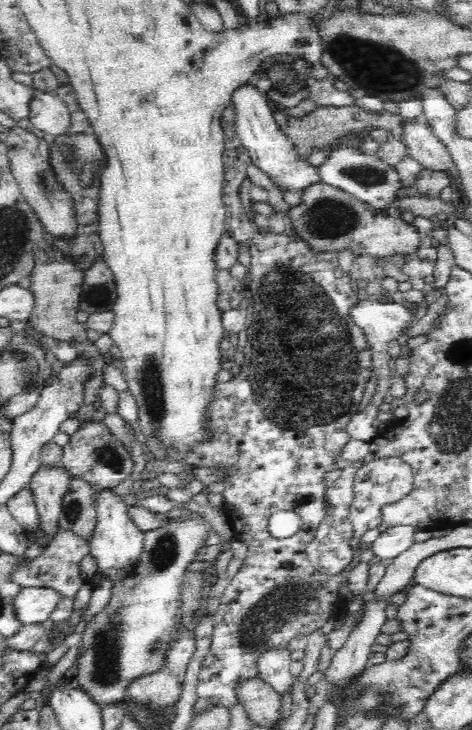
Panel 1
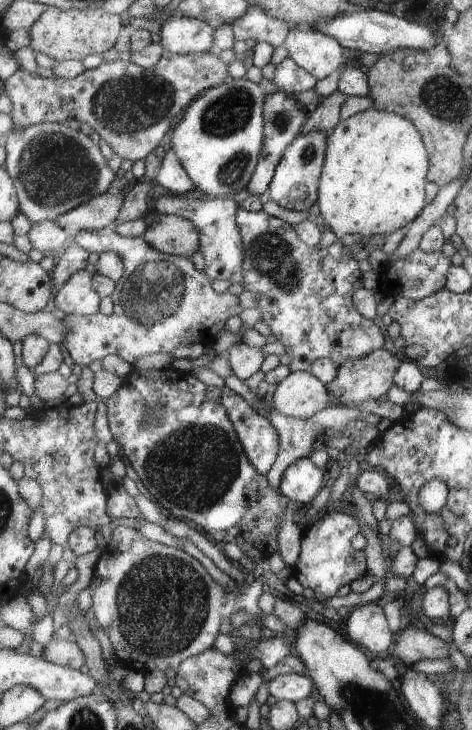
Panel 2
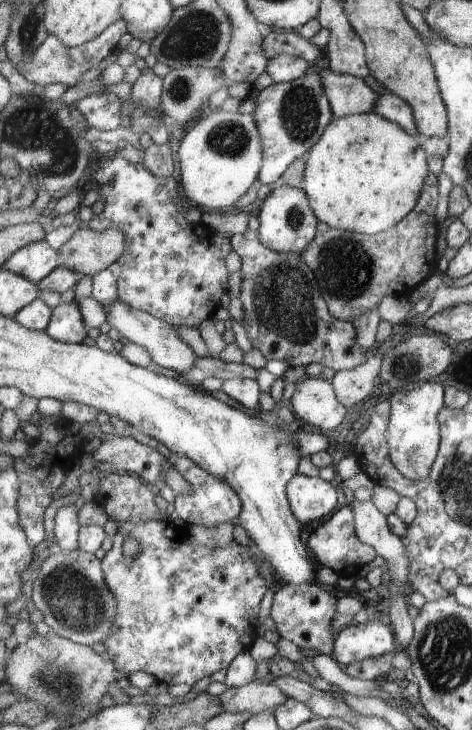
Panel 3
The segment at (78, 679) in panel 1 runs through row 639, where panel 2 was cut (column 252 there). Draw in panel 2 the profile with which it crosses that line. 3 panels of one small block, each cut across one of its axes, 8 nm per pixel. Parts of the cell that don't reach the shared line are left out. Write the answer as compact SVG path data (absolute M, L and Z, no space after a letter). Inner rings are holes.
M227 76L221 86L207 89L201 98L196 98L177 121L171 134L170 151L179 156L183 168L193 178L197 188L207 196L231 197L247 189L263 154L263 143L266 140L265 104L266 94L257 83L247 78Z

